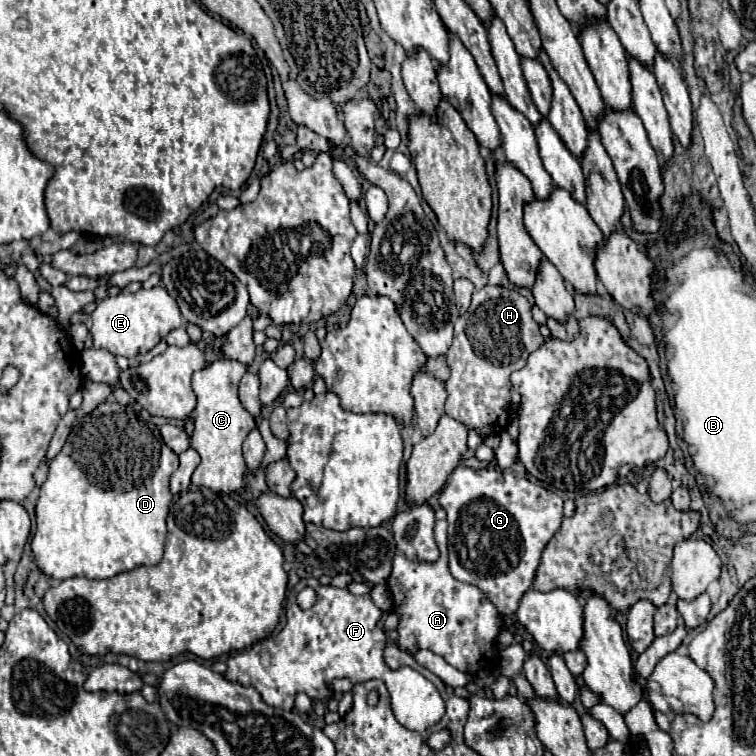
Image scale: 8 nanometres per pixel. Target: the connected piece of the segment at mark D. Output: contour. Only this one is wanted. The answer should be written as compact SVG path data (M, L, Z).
M101 403L85 415L69 433L67 443L51 459L45 483L37 499L37 531L31 551L37 567L53 579L87 577L109 579L139 565L157 565L165 547L165 519L171 505L169 477L177 469L179 457L163 443L159 429L141 419L133 409L119 403Z

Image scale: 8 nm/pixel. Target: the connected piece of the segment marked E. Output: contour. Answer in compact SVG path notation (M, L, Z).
M165 287L141 289L137 293L119 293L117 297L107 297L99 301L97 309L91 313L91 335L95 349L105 349L113 355L135 357L149 353L171 329L183 325L183 315L167 293Z

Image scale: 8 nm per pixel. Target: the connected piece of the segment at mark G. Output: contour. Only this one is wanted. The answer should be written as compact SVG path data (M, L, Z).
M457 465L449 475L443 491L439 493L439 505L447 511L449 521L449 571L455 579L479 587L487 599L503 615L513 615L519 607L519 599L531 589L541 553L549 539L557 533L563 519L563 499L529 481L527 477L515 477L509 469L471 469Z

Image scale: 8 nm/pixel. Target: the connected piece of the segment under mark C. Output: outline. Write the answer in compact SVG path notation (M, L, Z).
M219 357L203 369L195 371L191 377L193 391L197 395L197 407L193 409L195 431L191 435L191 447L201 455L201 463L195 469L191 483L197 487L207 487L211 491L233 493L243 487L243 477L247 471L241 445L251 429L255 429L255 419L243 409L237 397L239 379L247 367L235 359Z

